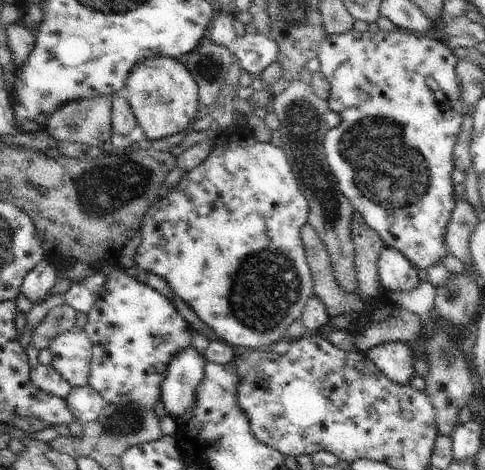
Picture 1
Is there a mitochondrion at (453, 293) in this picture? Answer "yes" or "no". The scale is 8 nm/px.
yes

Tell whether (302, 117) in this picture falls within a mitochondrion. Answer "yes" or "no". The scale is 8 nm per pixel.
yes

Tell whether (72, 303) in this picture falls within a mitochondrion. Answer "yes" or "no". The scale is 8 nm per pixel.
no

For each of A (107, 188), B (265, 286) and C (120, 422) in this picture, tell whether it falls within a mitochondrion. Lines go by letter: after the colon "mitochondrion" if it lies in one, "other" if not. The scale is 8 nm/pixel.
A: mitochondrion
B: mitochondrion
C: mitochondrion

